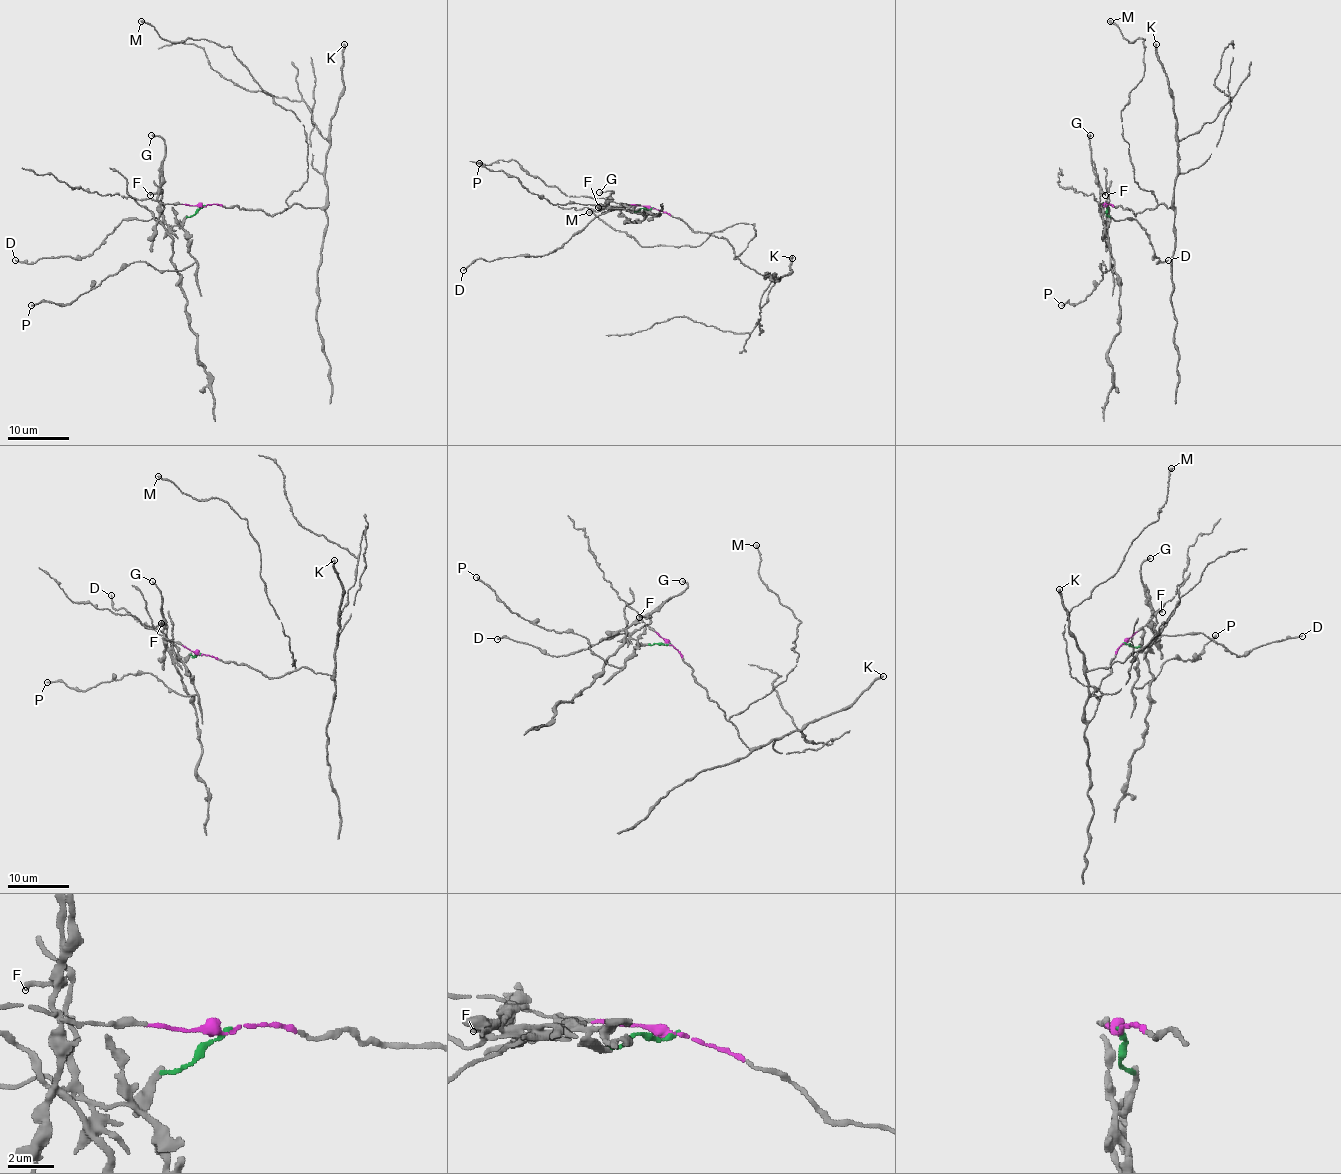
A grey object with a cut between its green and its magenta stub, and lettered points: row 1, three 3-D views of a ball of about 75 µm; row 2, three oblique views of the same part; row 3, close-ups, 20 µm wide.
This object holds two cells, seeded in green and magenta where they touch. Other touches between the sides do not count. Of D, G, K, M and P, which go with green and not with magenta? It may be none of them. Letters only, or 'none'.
D, G, P

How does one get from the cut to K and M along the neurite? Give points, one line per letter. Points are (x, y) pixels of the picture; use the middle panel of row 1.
K: (651, 208), (680, 217), (694, 231), (722, 237), (743, 263), (776, 276), (772, 279), (791, 271), (792, 257)
M: (651, 208), (722, 237), (734, 259), (756, 236), (754, 225), (734, 224), (697, 247), (642, 247), (588, 211)

